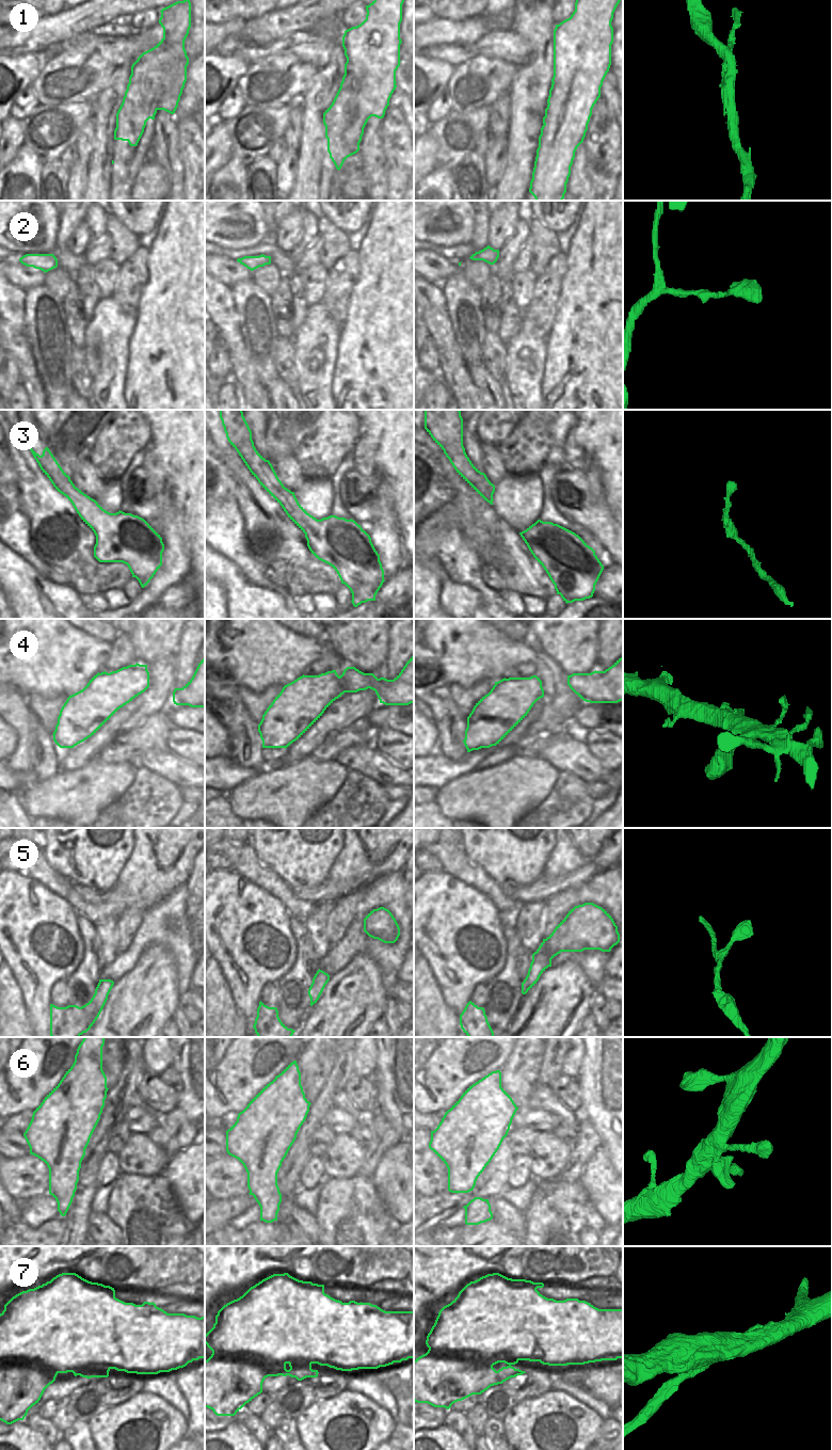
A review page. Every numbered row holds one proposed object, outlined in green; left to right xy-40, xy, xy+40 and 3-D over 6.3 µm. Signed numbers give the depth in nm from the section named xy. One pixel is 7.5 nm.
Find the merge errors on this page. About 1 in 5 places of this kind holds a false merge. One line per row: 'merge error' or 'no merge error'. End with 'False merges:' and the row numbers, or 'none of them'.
1: merge error
2: no merge error
3: no merge error
4: no merge error
5: no merge error
6: no merge error
7: no merge error
False merges: 1

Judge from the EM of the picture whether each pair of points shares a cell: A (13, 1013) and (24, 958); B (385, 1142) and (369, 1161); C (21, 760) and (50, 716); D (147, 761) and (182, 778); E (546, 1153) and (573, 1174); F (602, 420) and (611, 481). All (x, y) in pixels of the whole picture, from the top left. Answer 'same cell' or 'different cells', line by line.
A: different cells
B: same cell
C: different cells
D: same cell
E: different cells
F: same cell

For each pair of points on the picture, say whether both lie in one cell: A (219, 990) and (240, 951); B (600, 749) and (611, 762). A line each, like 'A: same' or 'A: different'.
A: different
B: same

